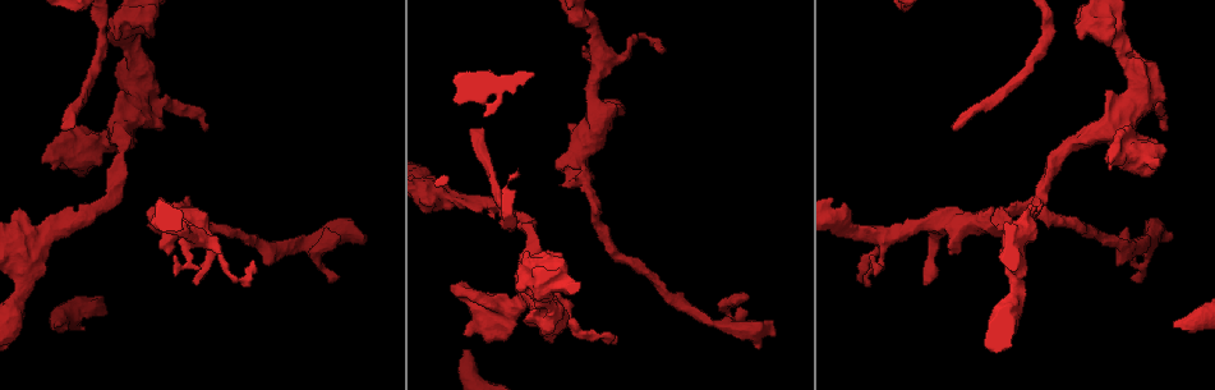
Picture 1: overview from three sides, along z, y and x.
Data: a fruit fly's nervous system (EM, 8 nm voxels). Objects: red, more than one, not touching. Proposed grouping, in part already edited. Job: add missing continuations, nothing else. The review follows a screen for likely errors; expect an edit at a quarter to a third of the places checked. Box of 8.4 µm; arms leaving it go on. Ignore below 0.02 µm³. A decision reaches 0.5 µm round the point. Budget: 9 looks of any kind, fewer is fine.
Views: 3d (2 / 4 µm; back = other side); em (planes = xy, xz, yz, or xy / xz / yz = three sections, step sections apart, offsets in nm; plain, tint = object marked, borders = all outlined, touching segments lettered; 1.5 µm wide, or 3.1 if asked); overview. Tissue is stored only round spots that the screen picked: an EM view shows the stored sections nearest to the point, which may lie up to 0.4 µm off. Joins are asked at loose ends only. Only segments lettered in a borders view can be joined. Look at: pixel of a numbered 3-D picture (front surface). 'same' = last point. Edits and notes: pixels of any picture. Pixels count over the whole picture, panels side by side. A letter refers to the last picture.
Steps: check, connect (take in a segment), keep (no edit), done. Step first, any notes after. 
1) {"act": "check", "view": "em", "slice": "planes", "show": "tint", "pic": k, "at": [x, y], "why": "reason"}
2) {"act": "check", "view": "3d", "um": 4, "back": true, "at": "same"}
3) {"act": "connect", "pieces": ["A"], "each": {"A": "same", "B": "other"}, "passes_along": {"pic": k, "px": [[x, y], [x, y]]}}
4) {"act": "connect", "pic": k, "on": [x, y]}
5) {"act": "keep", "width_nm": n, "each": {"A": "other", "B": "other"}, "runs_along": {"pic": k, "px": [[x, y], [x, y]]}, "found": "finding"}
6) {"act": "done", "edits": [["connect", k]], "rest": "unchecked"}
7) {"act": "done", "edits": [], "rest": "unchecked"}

{"act": "check", "view": "em", "slice": "planes", "show": "borders", "pic": 1, "at": [467, 334], "why": "an open end"}

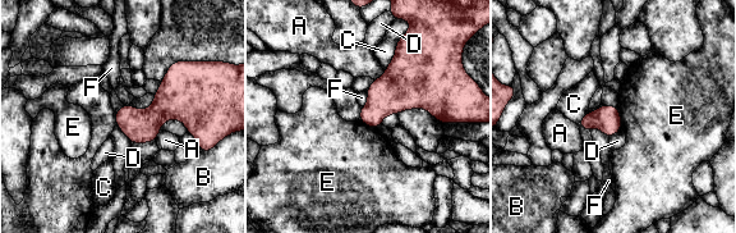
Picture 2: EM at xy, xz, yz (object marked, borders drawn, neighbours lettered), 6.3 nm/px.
{"act": "keep", "longest_contact_nm": ["C", 220], "each": {"A": "other", "B": "other", "C": "other", "D": "other", "E": "other", "F": "other"}, "found": "no lettered segment goes on from it"}

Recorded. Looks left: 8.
{"act": "check", "view": "em", "slice": "planes", "show": "tint", "pic": 1, "at": [470, 351], "why": "an open end"}

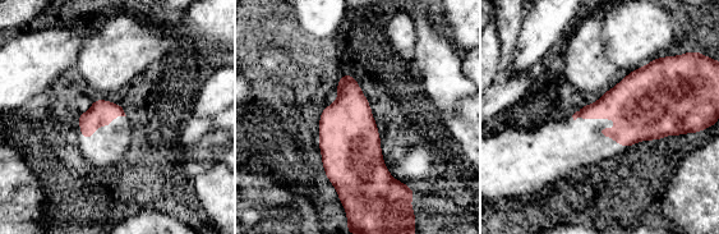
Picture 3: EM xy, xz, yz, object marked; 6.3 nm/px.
{"act": "check", "view": "em", "slice": "planes", "show": "borders", "at": "same"}

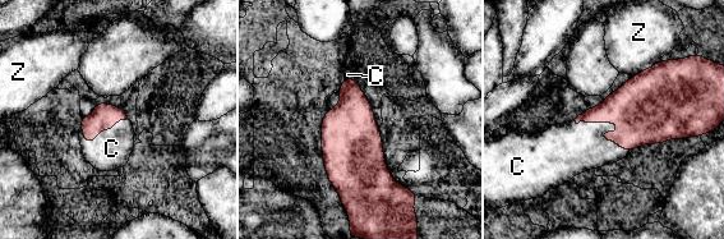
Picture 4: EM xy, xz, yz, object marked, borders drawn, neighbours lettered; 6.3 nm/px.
{"act": "connect", "pieces": ["C"], "each": {"C": "same", "Z": "other"}, "passes_along": {"pic": 4, "px": [[653, 106], [618, 125], [585, 147]]}, "found": "the cell continues"}

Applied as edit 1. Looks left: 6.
{"act": "check", "view": "overview", "why": "redraw"}

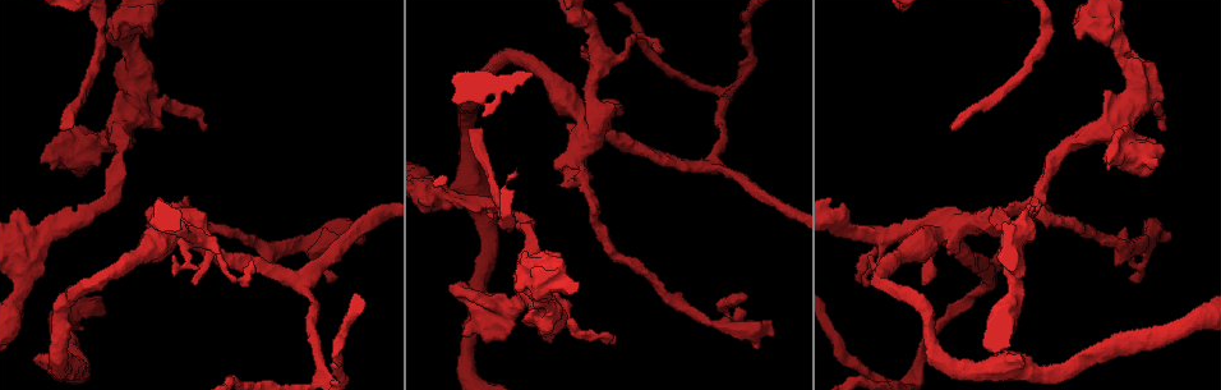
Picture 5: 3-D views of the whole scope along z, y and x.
{"act": "check", "view": "3d", "um": 4, "back": true, "pic": 5, "at": [61, 131], "why": "free end"}

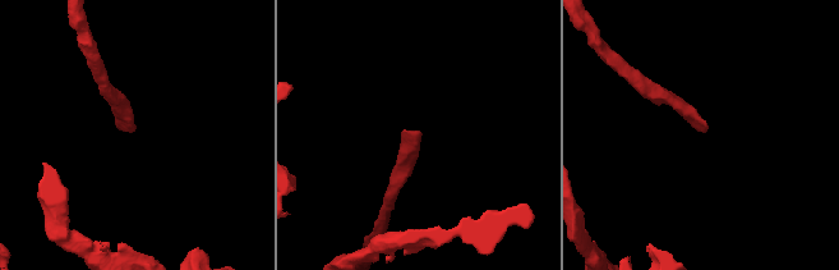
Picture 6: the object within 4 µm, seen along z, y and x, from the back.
{"act": "check", "view": "em", "slice": "planes", "show": "borders", "pic": 6, "at": [704, 130], "why": "need the tissue"}

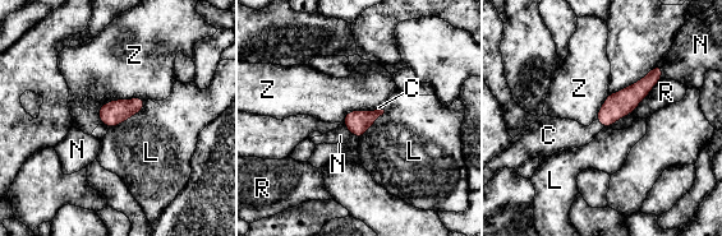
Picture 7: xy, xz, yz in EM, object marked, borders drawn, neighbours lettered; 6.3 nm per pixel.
{"act": "connect", "pieces": ["C"], "width_nm": 160, "each": {"C": "same", "L": "other", "N": "other", "R": "other", "Z": "other"}, "passes_along": {"pic": 7, "px": [[621, 103], [599, 123], [562, 134]]}, "found": "the cell continues"}

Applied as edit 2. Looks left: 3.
{"act": "check", "view": "overview", "why": "see it whole again"}

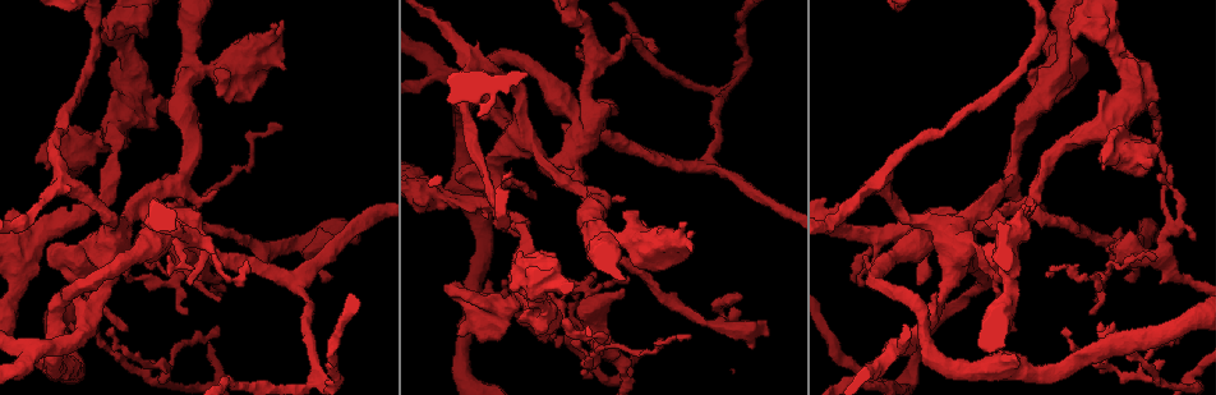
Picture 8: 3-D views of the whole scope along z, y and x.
{"act": "check", "view": "3d", "um": 2, "pic": 8, "at": [917, 285], "why": "free end"}

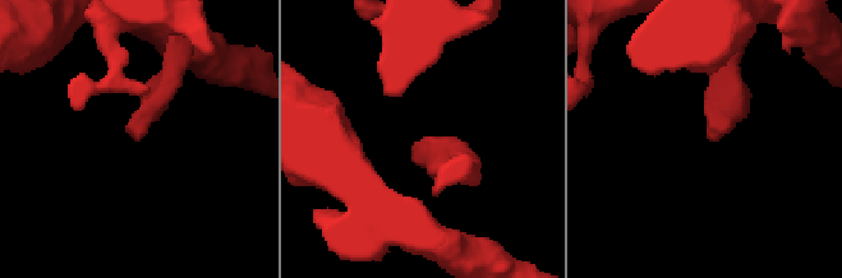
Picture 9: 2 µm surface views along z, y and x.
{"act": "check", "view": "em", "slice": "planes", "show": "borders", "pic": 9, "at": [713, 137]}

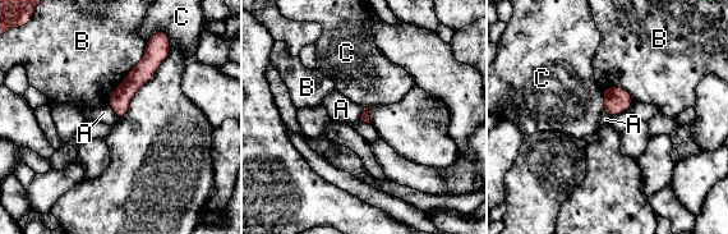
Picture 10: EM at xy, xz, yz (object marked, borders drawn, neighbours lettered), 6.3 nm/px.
{"act": "keep", "each": {"A": "other", "B": "other", "C": "other"}, "runs_along": {"pic": 10, "px": [[159, 49], [123, 93], [119, 114]]}, "found": "no lettered segment goes on from it"}

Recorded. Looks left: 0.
{"act": "done", "edits": [["connect", 4], ["connect", 7]], "rest": "unchecked"}

